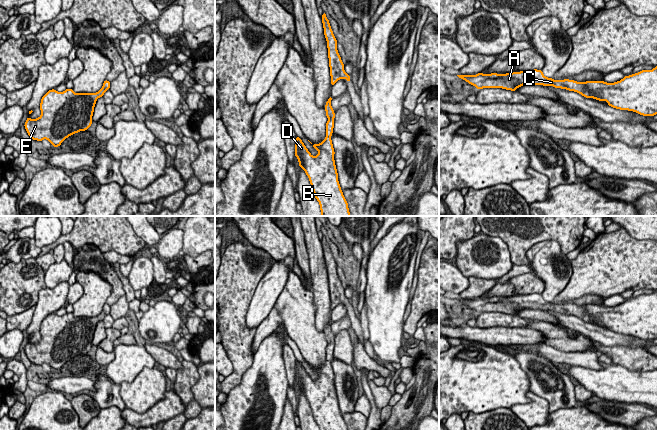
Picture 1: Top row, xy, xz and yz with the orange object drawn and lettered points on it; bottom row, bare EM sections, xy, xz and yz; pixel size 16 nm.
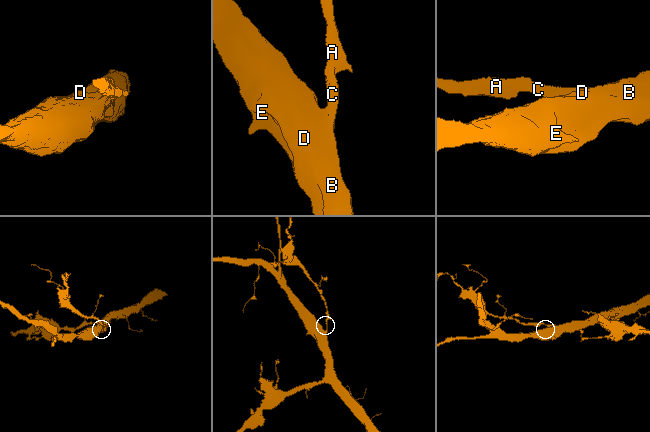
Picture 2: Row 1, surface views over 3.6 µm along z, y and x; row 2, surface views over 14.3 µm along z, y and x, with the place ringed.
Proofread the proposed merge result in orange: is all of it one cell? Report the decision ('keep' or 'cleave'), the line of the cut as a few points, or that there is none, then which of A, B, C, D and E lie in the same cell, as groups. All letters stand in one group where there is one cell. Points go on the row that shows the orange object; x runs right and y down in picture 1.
keep; cut none; groups A B C D E

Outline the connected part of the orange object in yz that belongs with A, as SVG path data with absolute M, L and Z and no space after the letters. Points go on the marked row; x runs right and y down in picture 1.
M657 66L652 70L642 70L625 76L620 81L607 83L604 81L577 82L574 80L554 80L545 77L542 70L529 70L506 74L457 75L478 90L483 88L502 88L516 91L523 85L554 86L555 88L574 91L586 98L607 101L608 105L636 112L643 116L657 114Z

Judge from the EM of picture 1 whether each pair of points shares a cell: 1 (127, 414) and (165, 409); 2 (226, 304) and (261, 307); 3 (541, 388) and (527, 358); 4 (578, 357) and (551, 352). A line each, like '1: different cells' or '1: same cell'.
1: same cell
2: different cells
3: same cell
4: same cell

